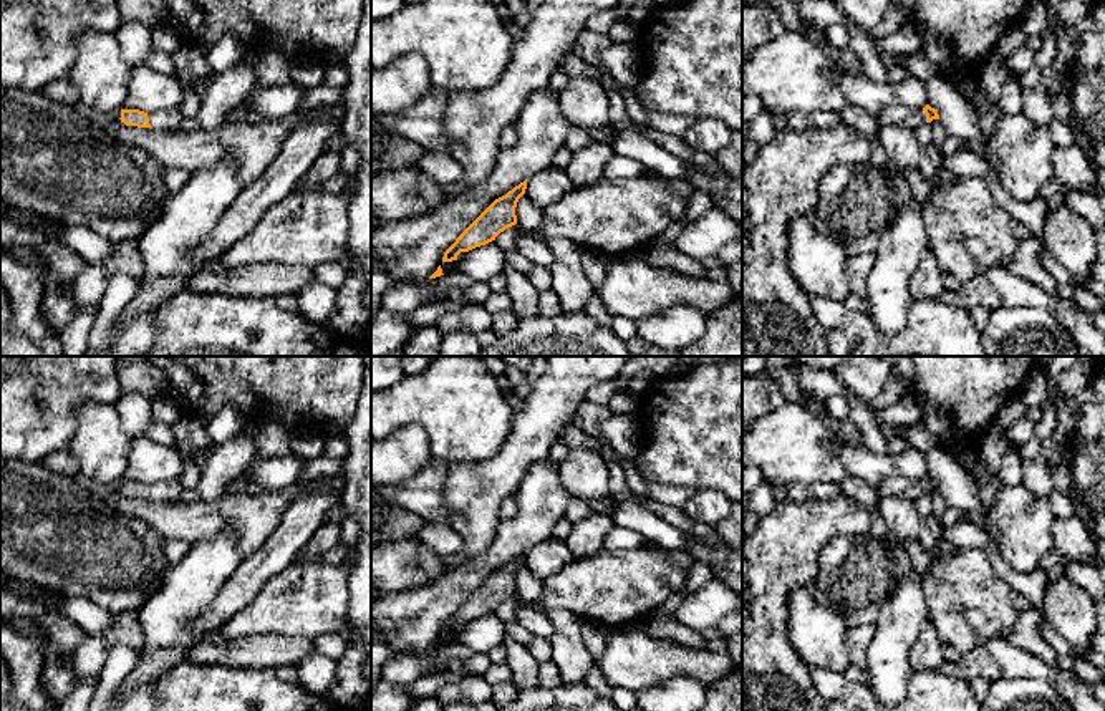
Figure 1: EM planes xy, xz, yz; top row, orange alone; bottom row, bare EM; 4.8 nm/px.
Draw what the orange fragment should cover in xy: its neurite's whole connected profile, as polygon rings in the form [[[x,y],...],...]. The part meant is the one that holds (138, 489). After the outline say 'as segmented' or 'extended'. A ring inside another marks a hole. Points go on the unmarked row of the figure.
[[[179,479],[166,482],[144,484],[139,481],[121,481],[121,494],[126,497],[154,499],[154,501],[176,501],[186,491]]] | extended

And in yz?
[[[926,476],[923,481],[913,481],[906,477],[893,477],[883,481],[883,484],[876,489],[878,497],[898,496],[910,501],[919,499],[923,494],[931,494],[933,491],[939,491],[938,481]]] | extended

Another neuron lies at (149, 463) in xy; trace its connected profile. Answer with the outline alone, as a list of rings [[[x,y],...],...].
[[[138,436],[133,441],[123,481],[139,481],[147,486],[166,482],[179,479],[186,466],[187,462],[177,447],[161,446],[146,436]]]

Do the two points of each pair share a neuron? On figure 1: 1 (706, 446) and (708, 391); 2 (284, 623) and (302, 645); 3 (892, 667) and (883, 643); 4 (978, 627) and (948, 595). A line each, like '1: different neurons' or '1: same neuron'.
1: same neuron
2: different neurons
3: same neuron
4: same neuron

